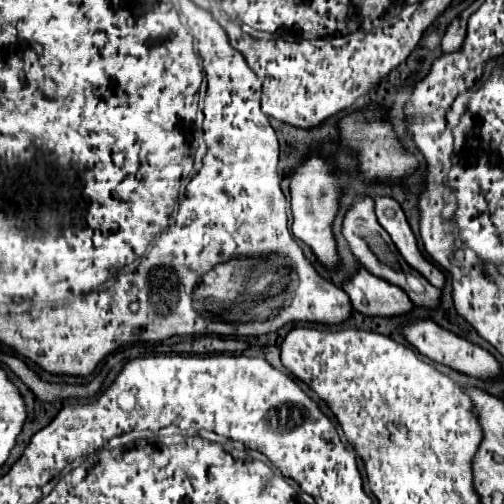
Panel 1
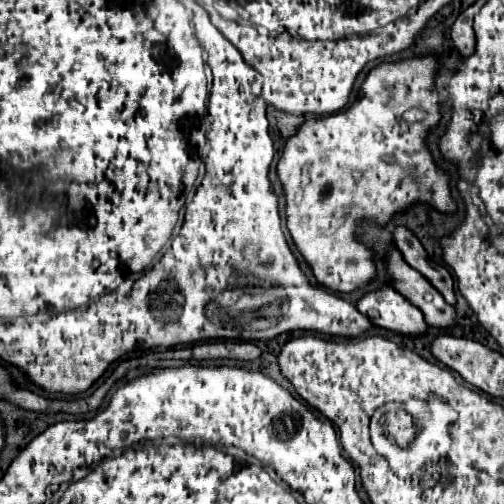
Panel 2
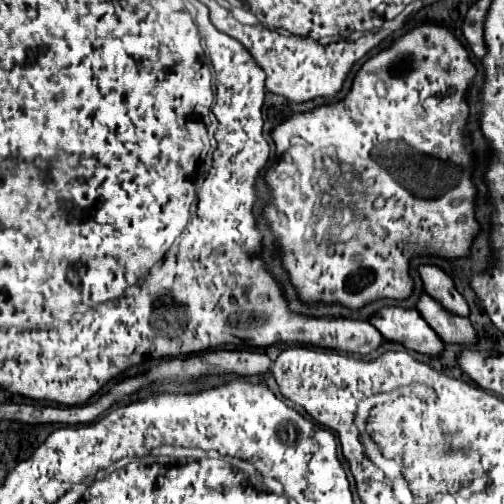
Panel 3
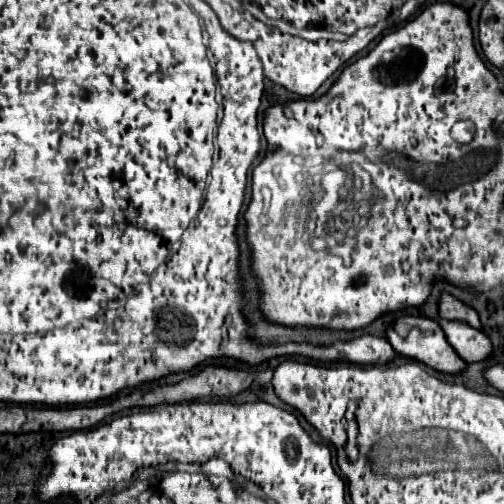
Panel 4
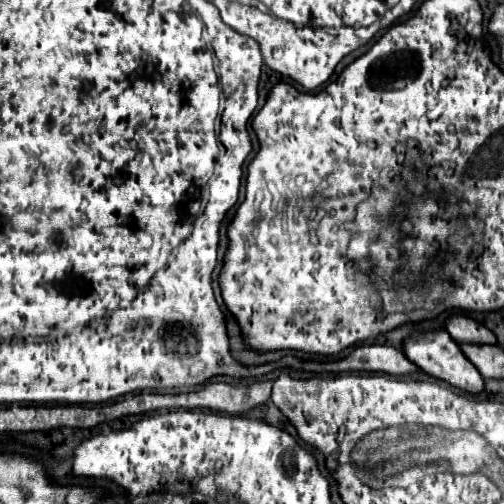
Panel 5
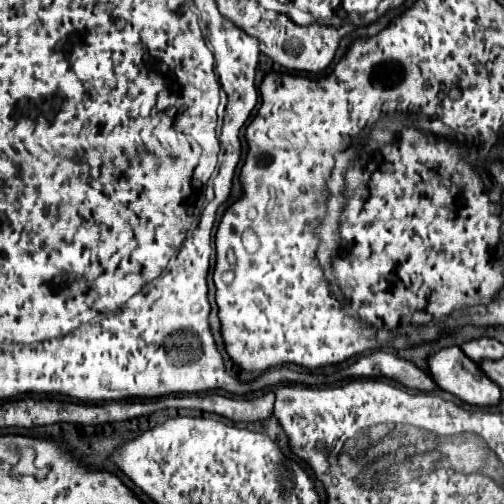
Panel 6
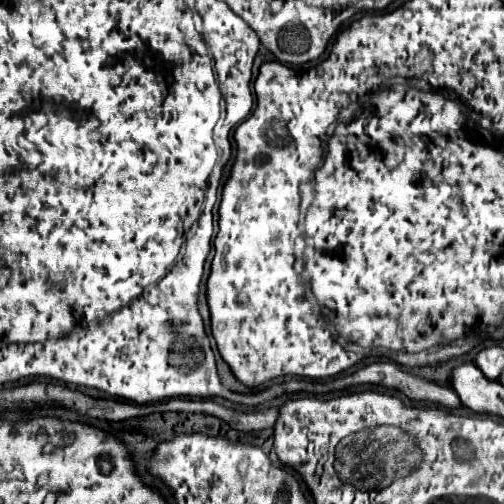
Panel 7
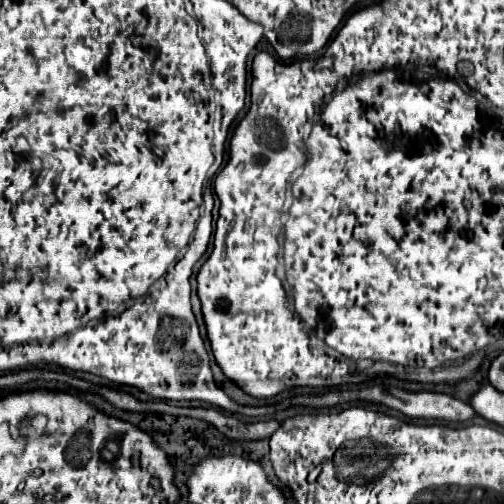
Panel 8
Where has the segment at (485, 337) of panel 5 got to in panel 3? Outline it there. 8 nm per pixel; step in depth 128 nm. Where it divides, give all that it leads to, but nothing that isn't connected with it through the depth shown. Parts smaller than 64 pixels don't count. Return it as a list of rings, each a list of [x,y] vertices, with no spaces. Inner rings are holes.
[[[420,264],[418,272],[420,272],[420,278],[424,282],[424,290],[434,300],[438,300],[452,314],[468,316],[468,304],[466,304],[466,300],[458,294],[458,290],[454,288],[452,278],[442,268],[432,266],[432,264]]]

